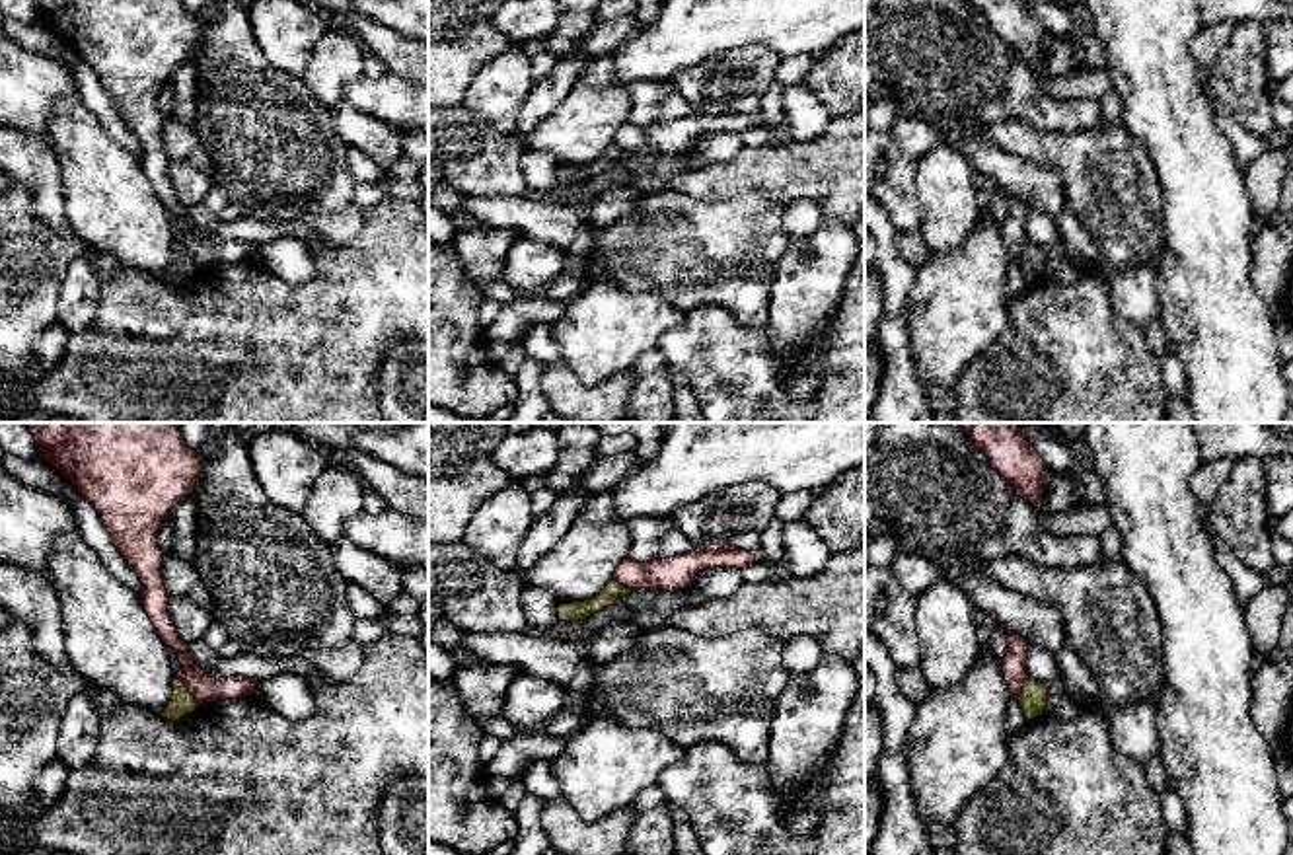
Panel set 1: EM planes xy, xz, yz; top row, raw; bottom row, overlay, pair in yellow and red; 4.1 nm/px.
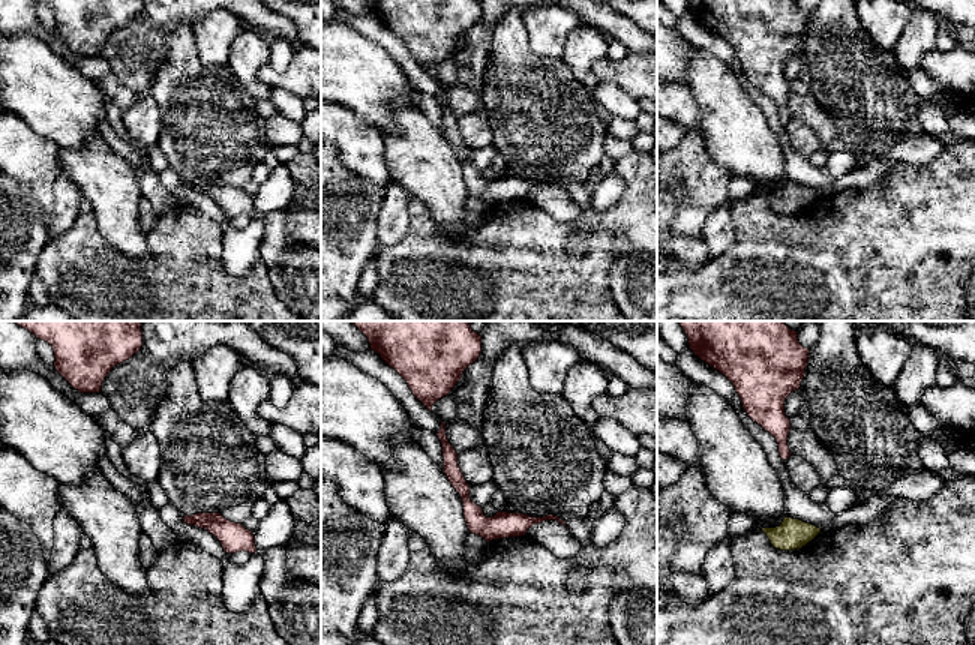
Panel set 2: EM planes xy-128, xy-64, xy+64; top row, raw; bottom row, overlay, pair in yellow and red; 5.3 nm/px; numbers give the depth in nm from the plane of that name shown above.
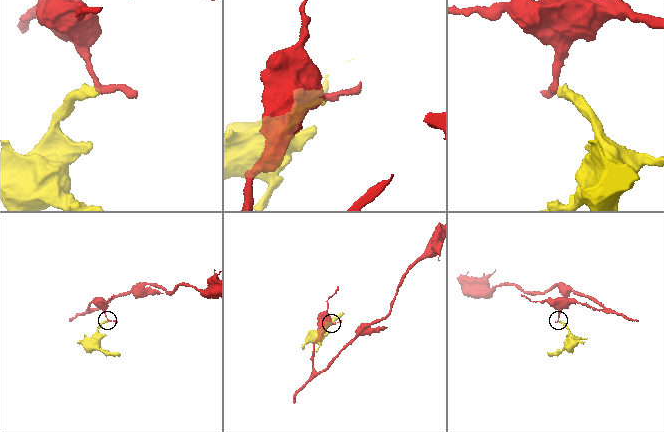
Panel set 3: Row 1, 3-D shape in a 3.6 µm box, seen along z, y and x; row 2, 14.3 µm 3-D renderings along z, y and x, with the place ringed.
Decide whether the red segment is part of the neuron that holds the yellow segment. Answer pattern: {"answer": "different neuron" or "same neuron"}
{"answer": "different neuron"}

